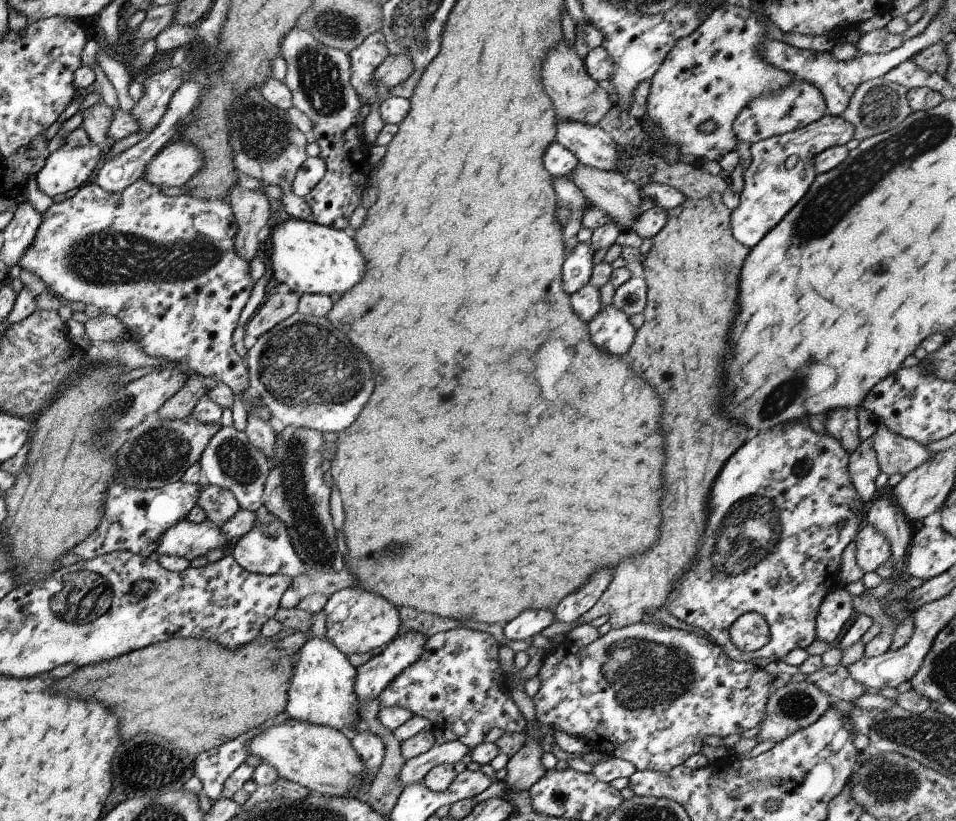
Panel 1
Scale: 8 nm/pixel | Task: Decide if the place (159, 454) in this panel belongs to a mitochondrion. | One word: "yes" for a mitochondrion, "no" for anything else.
yes

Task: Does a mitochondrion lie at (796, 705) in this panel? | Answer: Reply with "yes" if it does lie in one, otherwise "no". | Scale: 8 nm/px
yes

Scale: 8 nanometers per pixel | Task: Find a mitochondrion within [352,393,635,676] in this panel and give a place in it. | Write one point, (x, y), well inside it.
(400, 548)

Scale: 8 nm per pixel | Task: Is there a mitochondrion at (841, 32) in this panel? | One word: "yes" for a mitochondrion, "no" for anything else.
no

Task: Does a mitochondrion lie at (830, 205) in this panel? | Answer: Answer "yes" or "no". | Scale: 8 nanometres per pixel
yes

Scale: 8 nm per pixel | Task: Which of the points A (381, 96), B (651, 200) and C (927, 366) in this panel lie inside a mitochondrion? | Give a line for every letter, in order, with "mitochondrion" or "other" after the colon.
A: other
B: other
C: other

